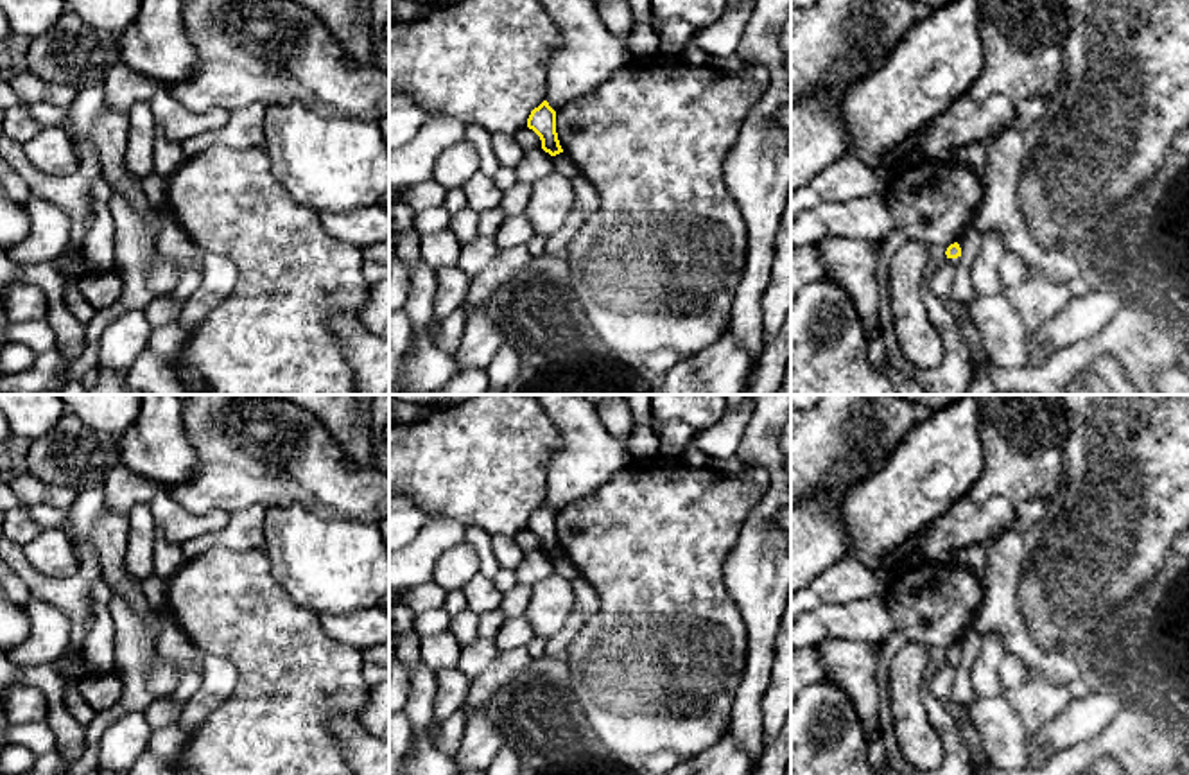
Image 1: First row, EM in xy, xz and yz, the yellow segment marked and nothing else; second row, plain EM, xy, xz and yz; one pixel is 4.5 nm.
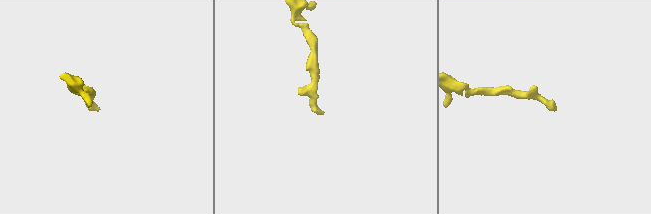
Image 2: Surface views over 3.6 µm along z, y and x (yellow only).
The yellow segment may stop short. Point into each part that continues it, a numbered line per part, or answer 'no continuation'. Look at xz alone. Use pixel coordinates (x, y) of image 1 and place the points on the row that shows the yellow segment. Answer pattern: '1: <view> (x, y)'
no continuation

